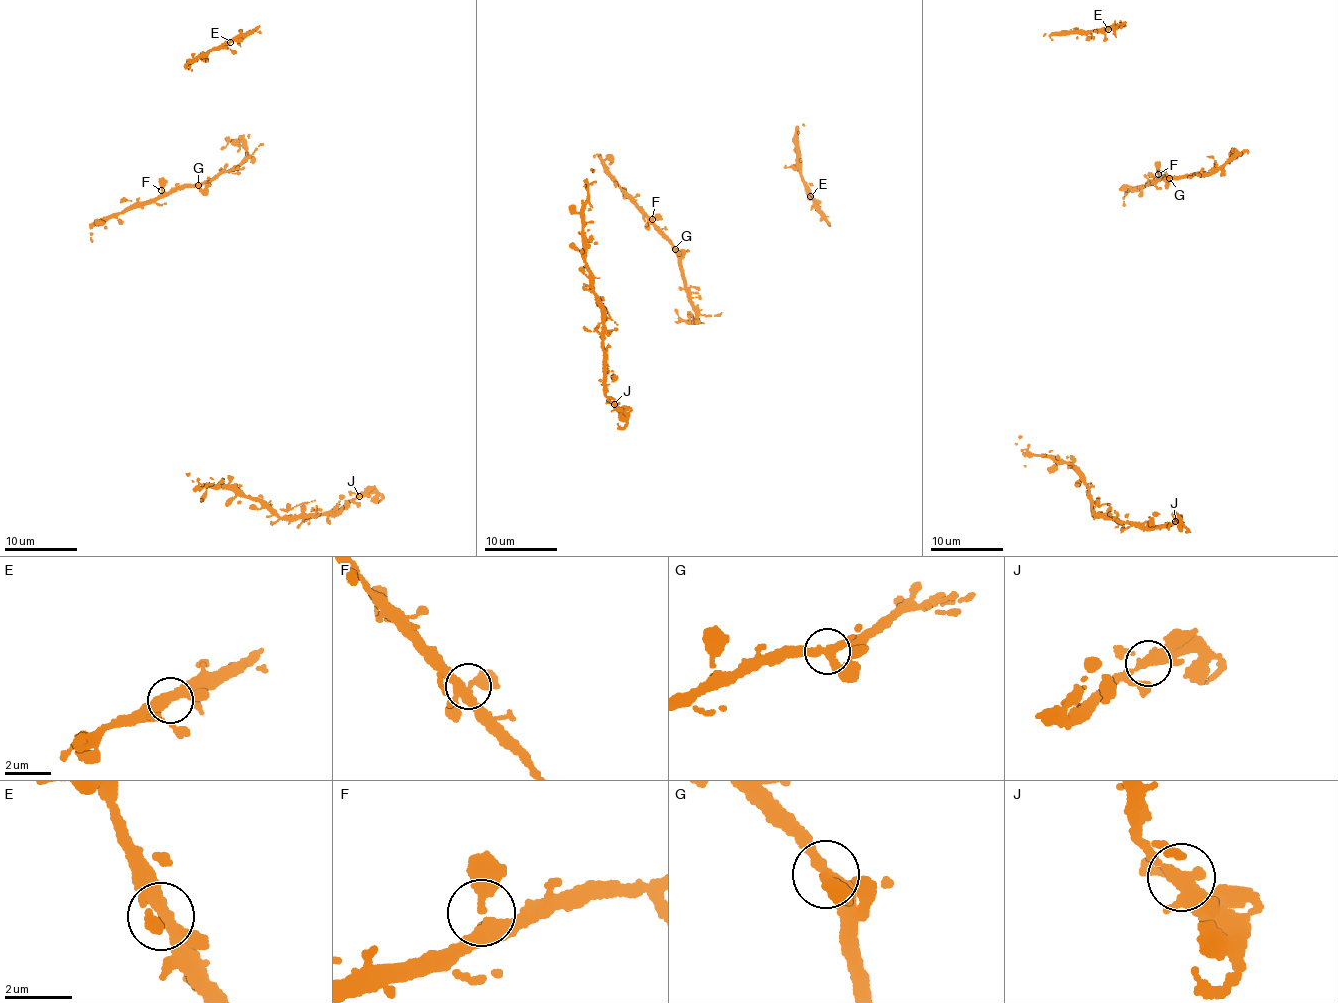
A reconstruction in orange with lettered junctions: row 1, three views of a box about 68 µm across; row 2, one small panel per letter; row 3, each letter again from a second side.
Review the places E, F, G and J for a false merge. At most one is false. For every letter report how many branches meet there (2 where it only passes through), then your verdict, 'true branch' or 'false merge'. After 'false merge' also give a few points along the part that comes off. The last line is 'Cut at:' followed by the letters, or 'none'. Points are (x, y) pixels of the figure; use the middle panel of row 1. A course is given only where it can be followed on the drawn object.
E: branches 4; true branch
F: branches 4; true branch
G: branches 4; true branch
J: branches 4; true branch
Cut at: none

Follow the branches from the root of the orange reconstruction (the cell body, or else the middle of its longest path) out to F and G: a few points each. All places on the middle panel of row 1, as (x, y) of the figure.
F: (594, 156), (599, 154), (608, 176), (637, 209), (652, 219)
G: (594, 156), (599, 154), (608, 176), (675, 249)

